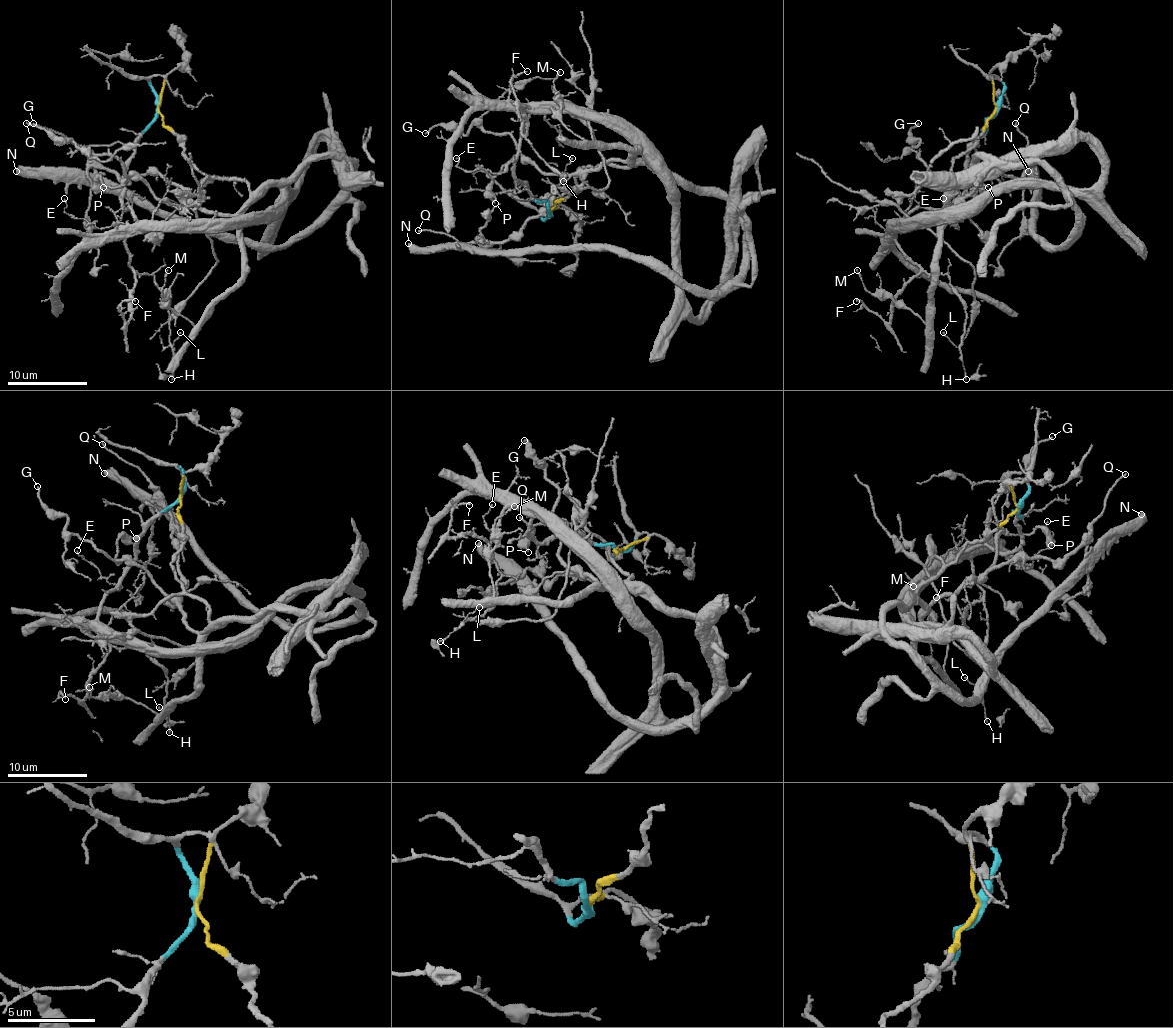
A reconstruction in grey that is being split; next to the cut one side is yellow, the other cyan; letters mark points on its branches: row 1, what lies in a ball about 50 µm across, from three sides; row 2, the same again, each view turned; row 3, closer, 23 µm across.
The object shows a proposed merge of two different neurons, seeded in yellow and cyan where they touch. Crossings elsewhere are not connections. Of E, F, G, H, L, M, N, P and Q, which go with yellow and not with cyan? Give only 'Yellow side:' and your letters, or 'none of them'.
Yellow side: G, M, N, P, Q

